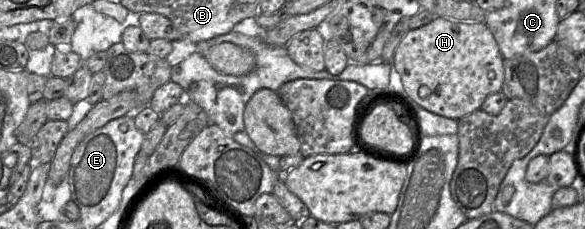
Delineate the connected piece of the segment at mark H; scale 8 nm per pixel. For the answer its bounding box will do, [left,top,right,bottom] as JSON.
[393,18,505,120]

